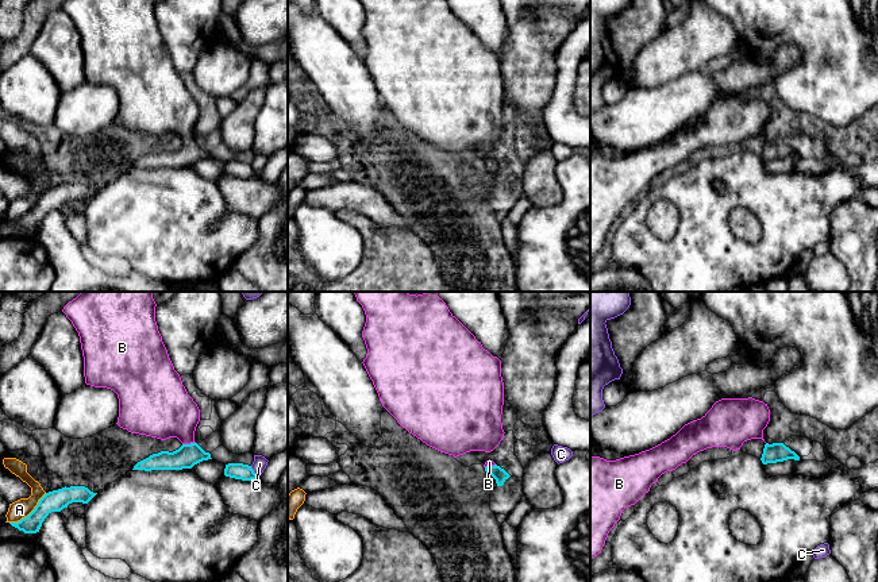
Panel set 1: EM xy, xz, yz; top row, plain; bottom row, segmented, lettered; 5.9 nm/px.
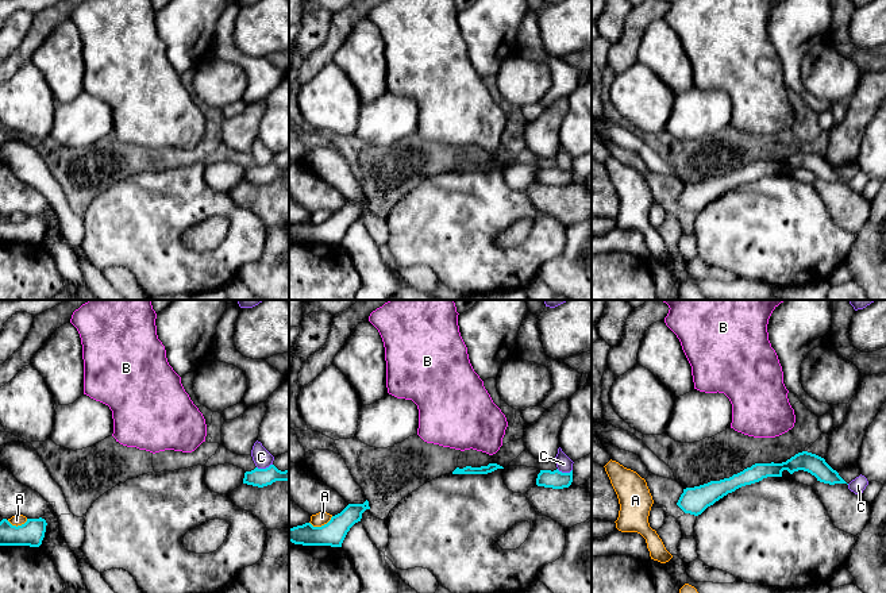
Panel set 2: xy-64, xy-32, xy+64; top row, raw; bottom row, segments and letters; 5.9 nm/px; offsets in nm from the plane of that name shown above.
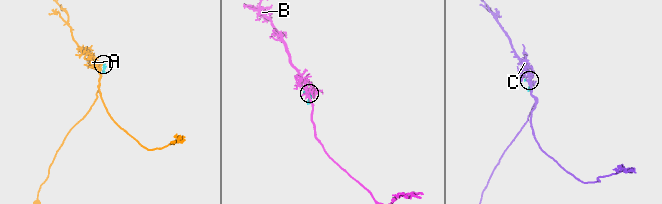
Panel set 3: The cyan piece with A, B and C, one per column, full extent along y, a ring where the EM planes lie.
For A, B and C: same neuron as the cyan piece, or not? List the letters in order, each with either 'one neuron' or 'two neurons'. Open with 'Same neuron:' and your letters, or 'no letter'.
Same neuron: B
A: two neurons
B: one neuron
C: two neurons

